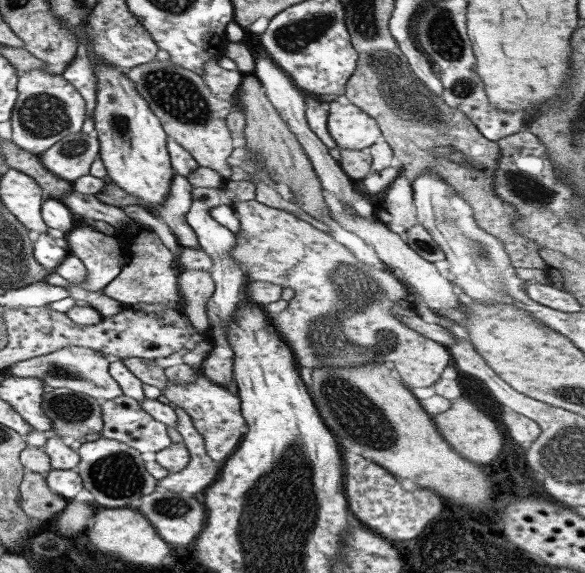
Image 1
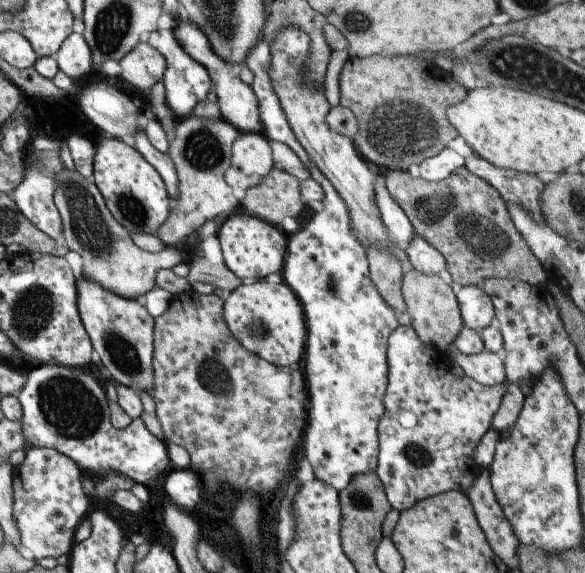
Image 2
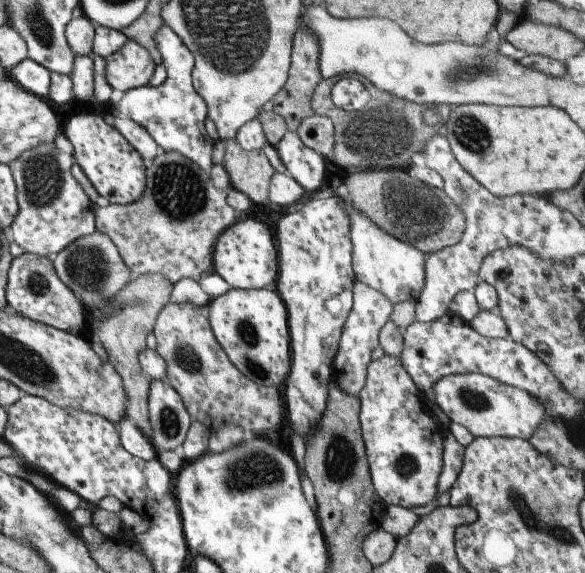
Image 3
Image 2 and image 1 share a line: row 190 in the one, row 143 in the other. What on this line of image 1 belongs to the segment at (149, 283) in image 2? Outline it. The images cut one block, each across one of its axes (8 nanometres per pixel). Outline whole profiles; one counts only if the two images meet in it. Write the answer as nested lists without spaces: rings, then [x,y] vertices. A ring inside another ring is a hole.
[[[79,130],[43,150],[38,159],[51,174],[71,182],[89,172],[89,165],[95,160],[98,150],[95,130],[88,134]]]

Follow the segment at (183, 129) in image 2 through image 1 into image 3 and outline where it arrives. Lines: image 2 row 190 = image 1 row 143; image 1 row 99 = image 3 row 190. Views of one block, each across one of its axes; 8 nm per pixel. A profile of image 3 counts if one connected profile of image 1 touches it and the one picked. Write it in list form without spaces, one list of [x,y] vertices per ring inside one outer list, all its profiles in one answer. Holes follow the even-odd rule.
[[[163,152],[155,155],[153,164],[145,168],[145,188],[139,200],[124,205],[100,201],[99,206],[94,206],[94,230],[109,236],[132,277],[159,274],[171,285],[179,278],[197,281],[201,274],[212,270],[212,252],[217,236],[237,220],[233,208],[226,203],[227,193],[228,190],[217,190],[209,180],[209,173],[203,172],[183,154]]]

